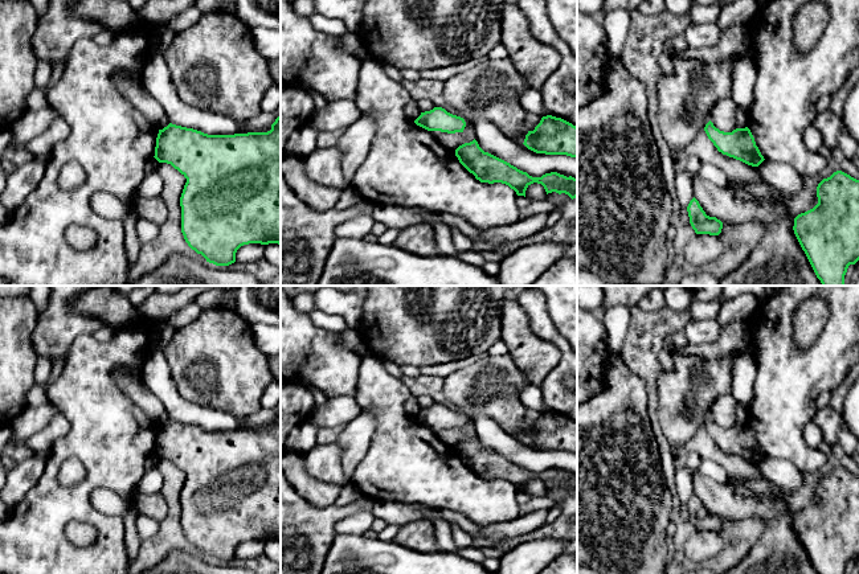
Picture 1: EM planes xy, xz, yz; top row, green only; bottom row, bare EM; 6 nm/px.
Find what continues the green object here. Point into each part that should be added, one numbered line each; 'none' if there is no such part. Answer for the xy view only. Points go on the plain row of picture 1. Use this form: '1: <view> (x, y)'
none

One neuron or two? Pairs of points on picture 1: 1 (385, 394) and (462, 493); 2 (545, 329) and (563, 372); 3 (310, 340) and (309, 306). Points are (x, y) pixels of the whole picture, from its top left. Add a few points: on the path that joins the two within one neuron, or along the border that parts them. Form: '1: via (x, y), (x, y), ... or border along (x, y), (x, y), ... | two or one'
1: via (392, 419), (392, 423), (437, 468) | one
2: via (556, 340), (563, 347), (563, 361) | one
3: border along (294, 306), (297, 310), (309, 314) | two

